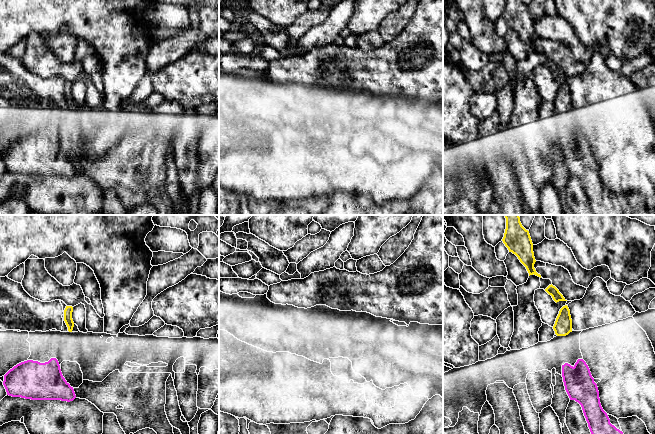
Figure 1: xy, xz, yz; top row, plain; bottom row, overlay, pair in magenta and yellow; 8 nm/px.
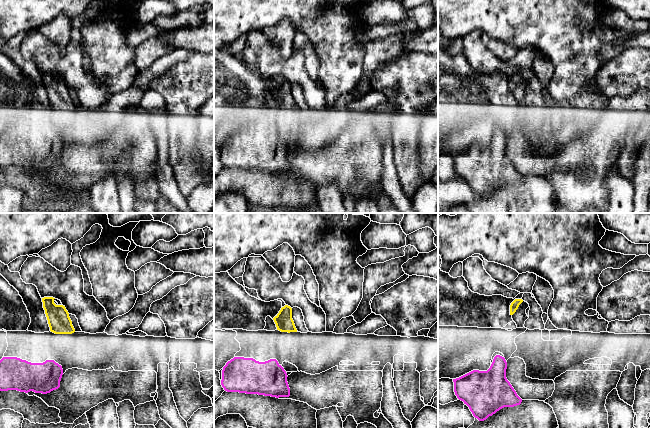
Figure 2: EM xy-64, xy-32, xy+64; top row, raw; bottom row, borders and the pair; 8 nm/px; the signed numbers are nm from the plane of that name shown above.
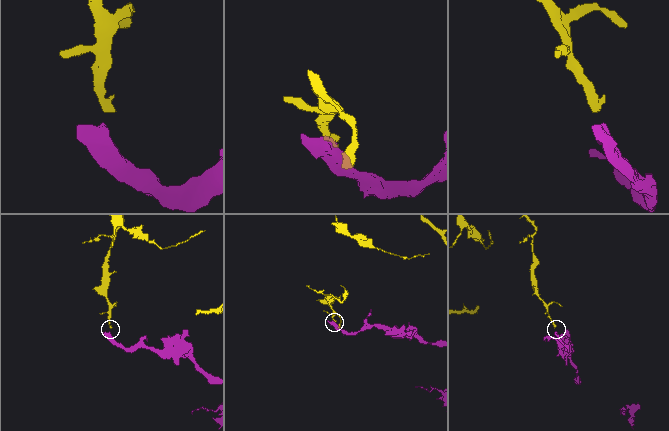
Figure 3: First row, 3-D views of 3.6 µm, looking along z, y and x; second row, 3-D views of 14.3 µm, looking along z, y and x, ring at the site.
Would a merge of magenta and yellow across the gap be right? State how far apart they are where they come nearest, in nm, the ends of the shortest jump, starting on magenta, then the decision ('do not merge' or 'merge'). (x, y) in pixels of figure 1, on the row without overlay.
220 nm | yz (578, 135), (565, 111) | do not merge

